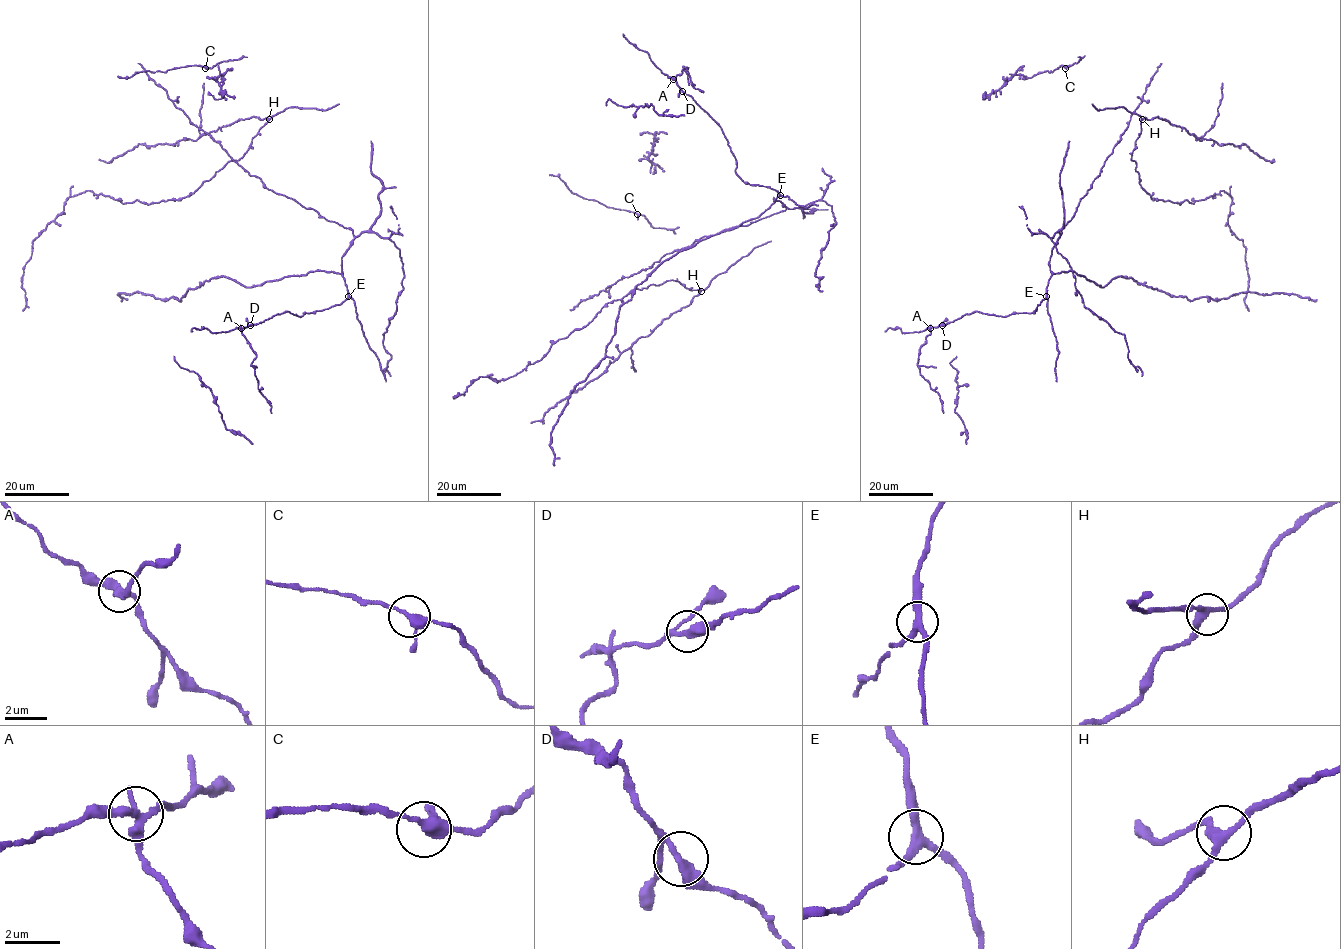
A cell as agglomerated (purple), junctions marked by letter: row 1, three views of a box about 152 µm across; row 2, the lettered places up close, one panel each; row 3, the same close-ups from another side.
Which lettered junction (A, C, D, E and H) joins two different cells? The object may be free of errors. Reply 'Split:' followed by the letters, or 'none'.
Split: A

